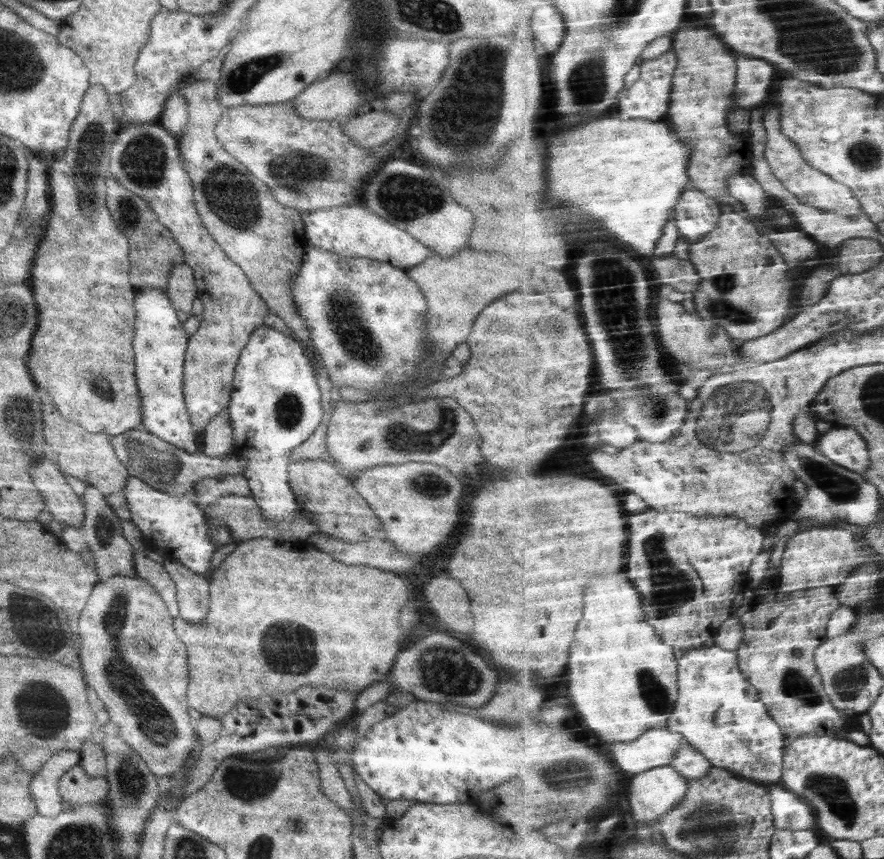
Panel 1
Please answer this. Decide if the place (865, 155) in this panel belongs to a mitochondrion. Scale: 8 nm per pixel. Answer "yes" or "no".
yes

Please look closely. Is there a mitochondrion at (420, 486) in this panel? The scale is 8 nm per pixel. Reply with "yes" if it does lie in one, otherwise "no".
yes

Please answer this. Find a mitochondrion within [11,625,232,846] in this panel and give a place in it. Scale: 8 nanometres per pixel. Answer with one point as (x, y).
(41, 709)

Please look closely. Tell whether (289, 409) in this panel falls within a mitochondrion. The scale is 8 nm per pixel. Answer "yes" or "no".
yes

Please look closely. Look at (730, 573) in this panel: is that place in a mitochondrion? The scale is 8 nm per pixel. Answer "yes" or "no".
no

